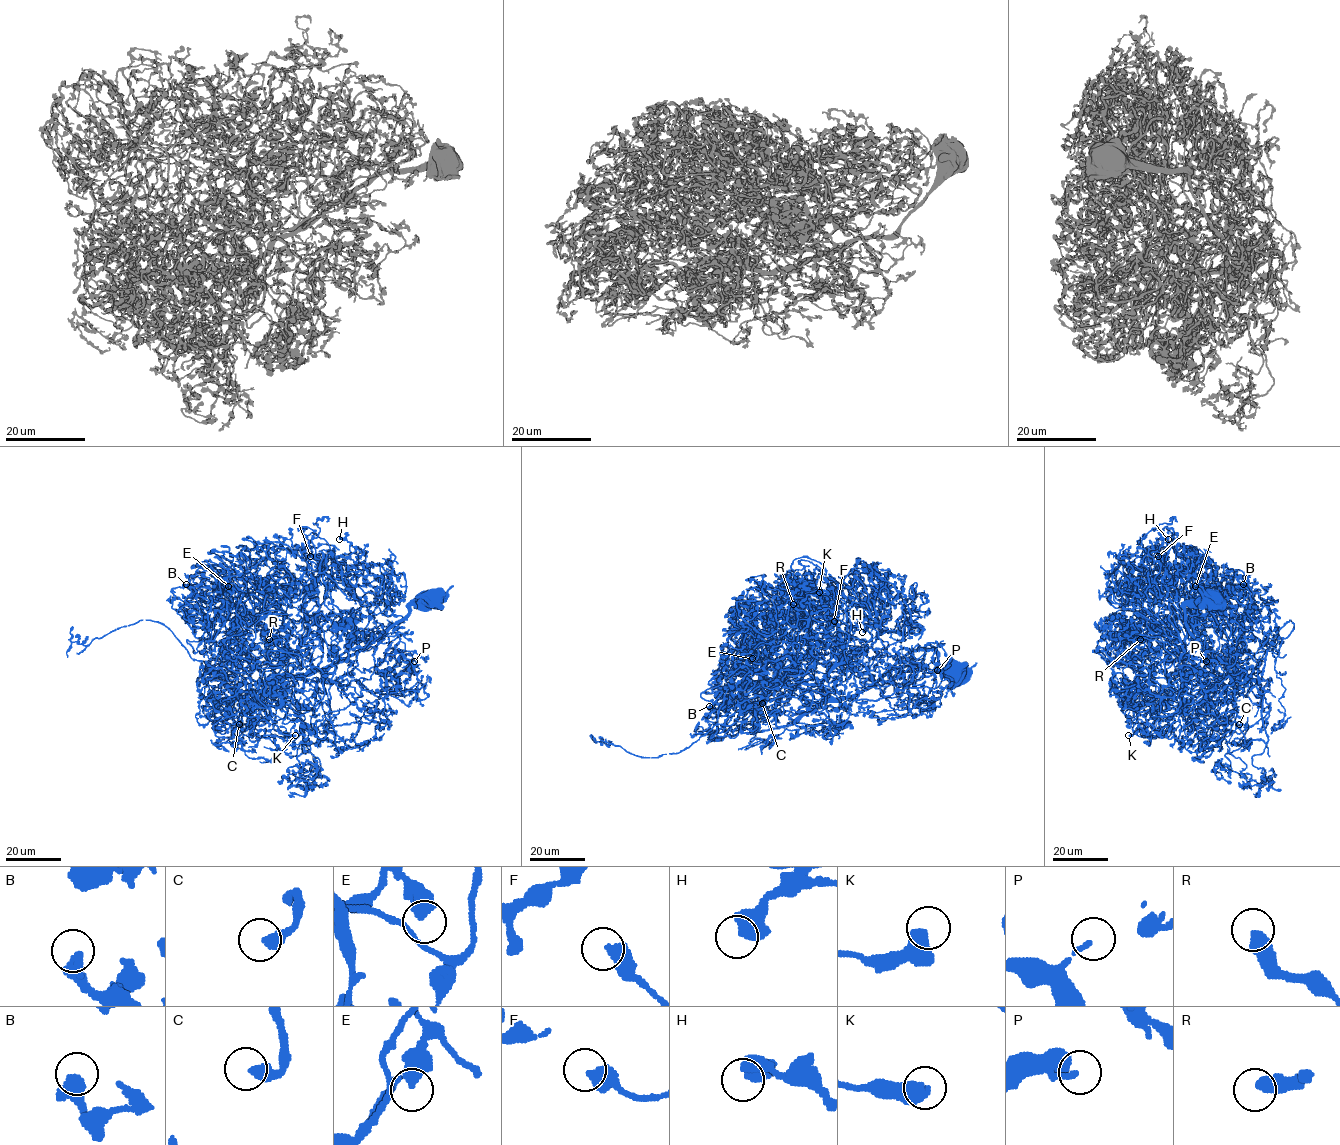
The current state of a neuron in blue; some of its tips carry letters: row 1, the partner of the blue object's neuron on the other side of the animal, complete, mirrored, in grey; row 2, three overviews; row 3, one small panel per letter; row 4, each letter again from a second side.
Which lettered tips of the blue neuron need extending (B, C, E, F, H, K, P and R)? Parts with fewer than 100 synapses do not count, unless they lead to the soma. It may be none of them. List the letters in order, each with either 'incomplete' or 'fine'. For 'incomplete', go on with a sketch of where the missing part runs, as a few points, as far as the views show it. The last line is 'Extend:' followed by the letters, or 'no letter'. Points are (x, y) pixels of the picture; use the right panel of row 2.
B: fine
C: incomplete | (1239, 724), (1248, 708), (1238, 703)
E: fine
F: fine
H: fine
K: fine
P: fine
R: fine
Extend: C

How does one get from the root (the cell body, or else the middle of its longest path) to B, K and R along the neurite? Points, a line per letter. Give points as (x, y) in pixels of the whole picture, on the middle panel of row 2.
B: (952, 674), (935, 648), (915, 649), (851, 695), (827, 696), (791, 674), (752, 709), (721, 715), (709, 706)
K: (952, 674), (935, 648), (915, 649), (868, 687), (827, 696), (848, 625), (798, 616), (819, 592)
R: (952, 674), (935, 648), (915, 649), (868, 687), (827, 696), (835, 654), (793, 604)

